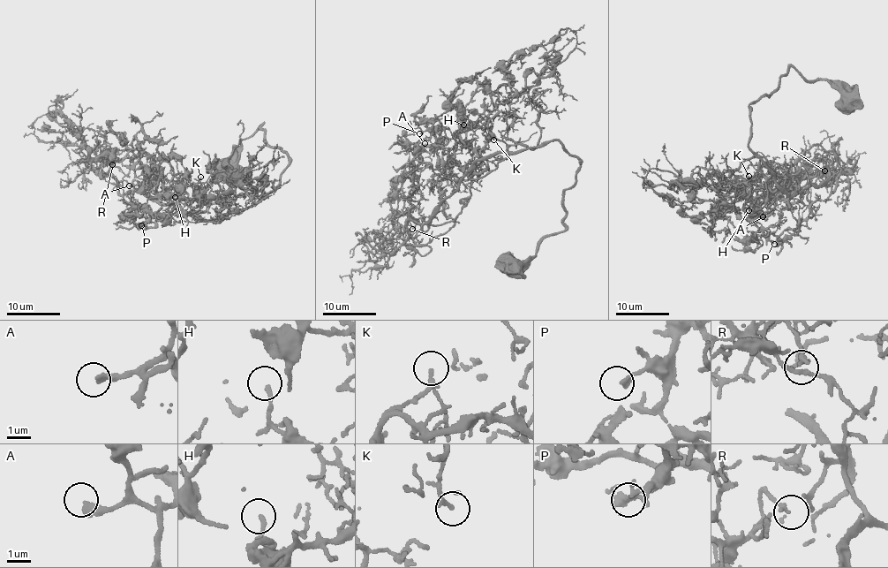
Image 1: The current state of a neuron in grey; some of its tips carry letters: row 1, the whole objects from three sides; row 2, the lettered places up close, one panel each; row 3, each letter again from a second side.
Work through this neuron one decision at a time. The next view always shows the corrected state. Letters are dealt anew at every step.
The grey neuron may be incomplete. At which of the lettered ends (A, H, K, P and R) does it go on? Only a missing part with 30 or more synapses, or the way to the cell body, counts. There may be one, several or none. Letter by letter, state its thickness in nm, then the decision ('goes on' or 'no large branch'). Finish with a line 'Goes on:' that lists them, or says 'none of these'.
A: calibre 280 nm; goes on
H: calibre 160 nm; no large branch
K: calibre 170 nm; no large branch
P: calibre 190 nm; no large branch
R: calibre 170 nm; no large branch
Goes on: A

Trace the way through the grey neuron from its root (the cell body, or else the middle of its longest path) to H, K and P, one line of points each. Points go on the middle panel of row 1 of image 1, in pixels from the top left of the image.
H: (511, 265), (565, 228), (580, 162), (555, 140), (477, 158), (457, 182), (486, 168), (463, 124)
K: (511, 265), (565, 228), (580, 163), (555, 140), (477, 158), (457, 182), (486, 170), (492, 127), (493, 140)
P: (511, 265), (565, 228), (577, 157), (554, 140), (477, 158), (455, 182), (413, 161), (431, 135), (419, 133)

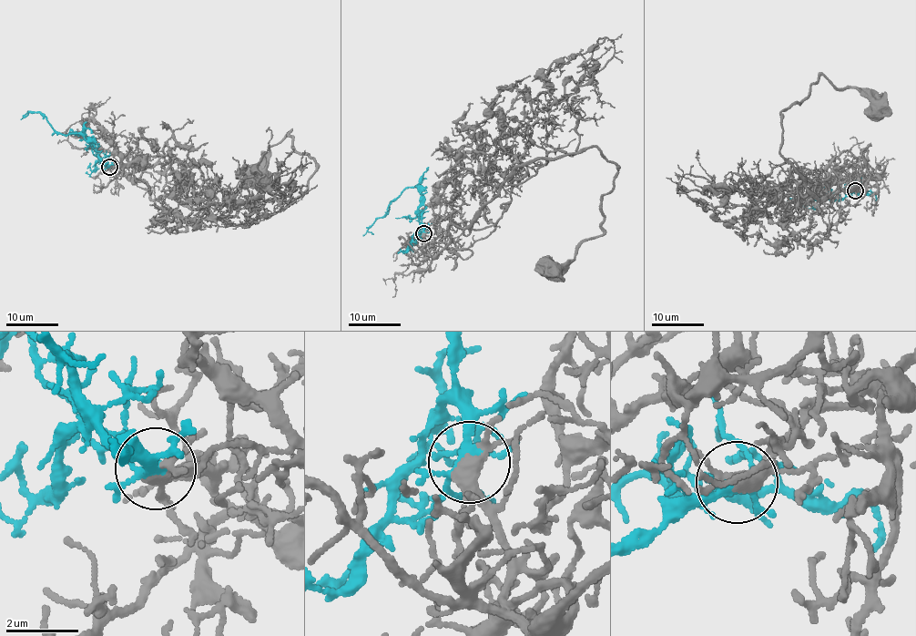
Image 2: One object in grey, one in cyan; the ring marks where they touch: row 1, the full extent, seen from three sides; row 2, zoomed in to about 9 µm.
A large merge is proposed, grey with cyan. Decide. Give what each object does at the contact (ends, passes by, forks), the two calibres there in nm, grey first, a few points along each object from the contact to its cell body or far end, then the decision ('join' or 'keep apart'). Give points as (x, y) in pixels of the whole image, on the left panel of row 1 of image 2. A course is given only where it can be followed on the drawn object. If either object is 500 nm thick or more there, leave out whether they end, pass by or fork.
grey forks; cyan forks; calibres 280 and 240 nm; course grey (109, 167), (135, 165), (154, 200), (231, 223), (302, 194), (314, 158), (290, 131), (255, 174); course cyan (109, 167), (88, 138), (77, 133), (62, 135), (39, 113), (30, 112), (25, 116), (28, 110); join

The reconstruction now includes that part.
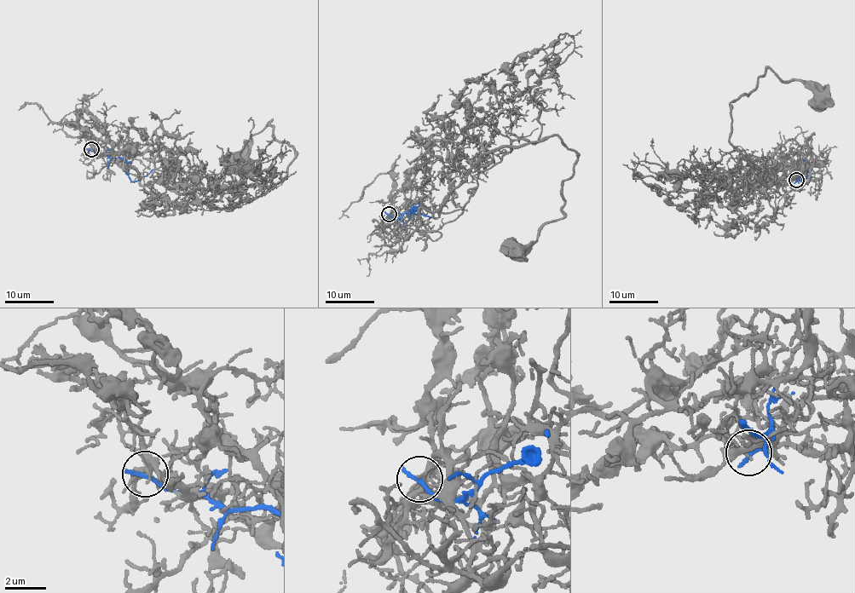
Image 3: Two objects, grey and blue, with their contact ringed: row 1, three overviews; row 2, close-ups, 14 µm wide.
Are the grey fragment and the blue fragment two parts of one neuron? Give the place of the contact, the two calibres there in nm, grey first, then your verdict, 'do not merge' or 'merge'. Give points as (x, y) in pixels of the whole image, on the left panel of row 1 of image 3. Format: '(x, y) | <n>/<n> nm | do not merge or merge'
(91, 149) | 170/240 nm | do not merge

